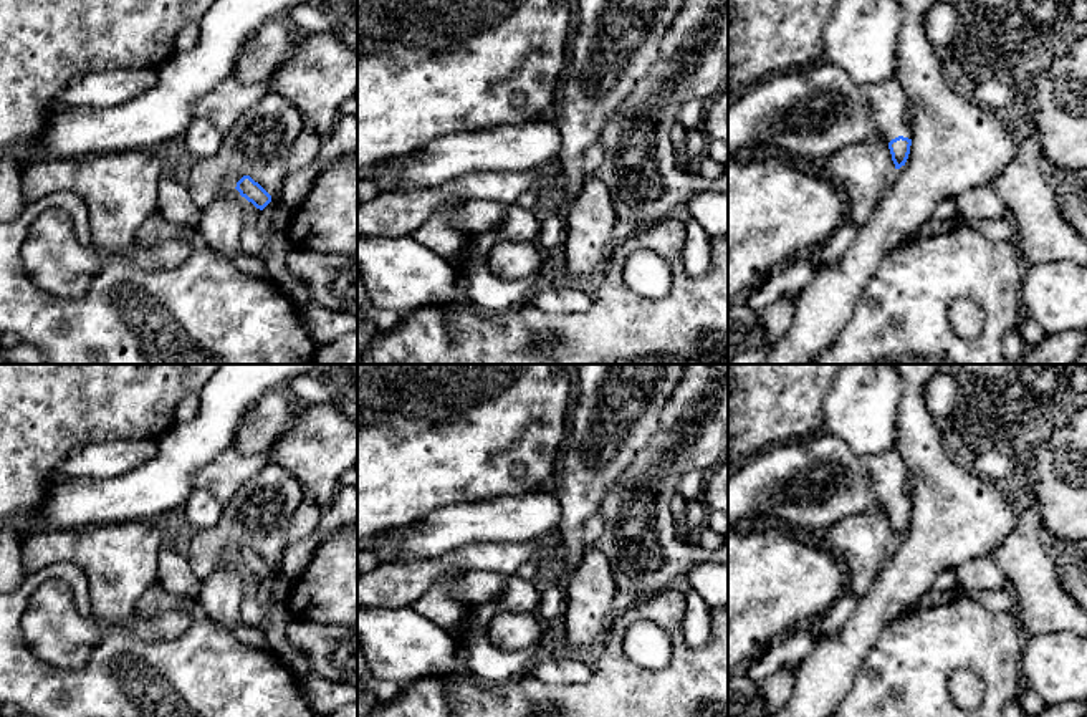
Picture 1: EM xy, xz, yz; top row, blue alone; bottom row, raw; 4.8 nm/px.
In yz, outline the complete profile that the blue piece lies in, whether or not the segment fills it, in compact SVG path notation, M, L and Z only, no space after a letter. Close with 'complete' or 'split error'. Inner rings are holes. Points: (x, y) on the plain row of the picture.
M895 450L862 457L869 482L885 505L895 540L905 537L910 517L912 498L907 493L908 470L903 457Z; split error

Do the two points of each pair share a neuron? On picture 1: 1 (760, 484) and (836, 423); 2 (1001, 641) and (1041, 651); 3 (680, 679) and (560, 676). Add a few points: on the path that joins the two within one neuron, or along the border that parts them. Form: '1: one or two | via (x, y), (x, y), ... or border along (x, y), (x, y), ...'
1: two | border along (828, 433), (839, 437), (859, 456)
2: two | border along (1029, 638), (1021, 658), (1023, 684)
3: two | border along (593, 661), (593, 671), (584, 681), (551, 684)

